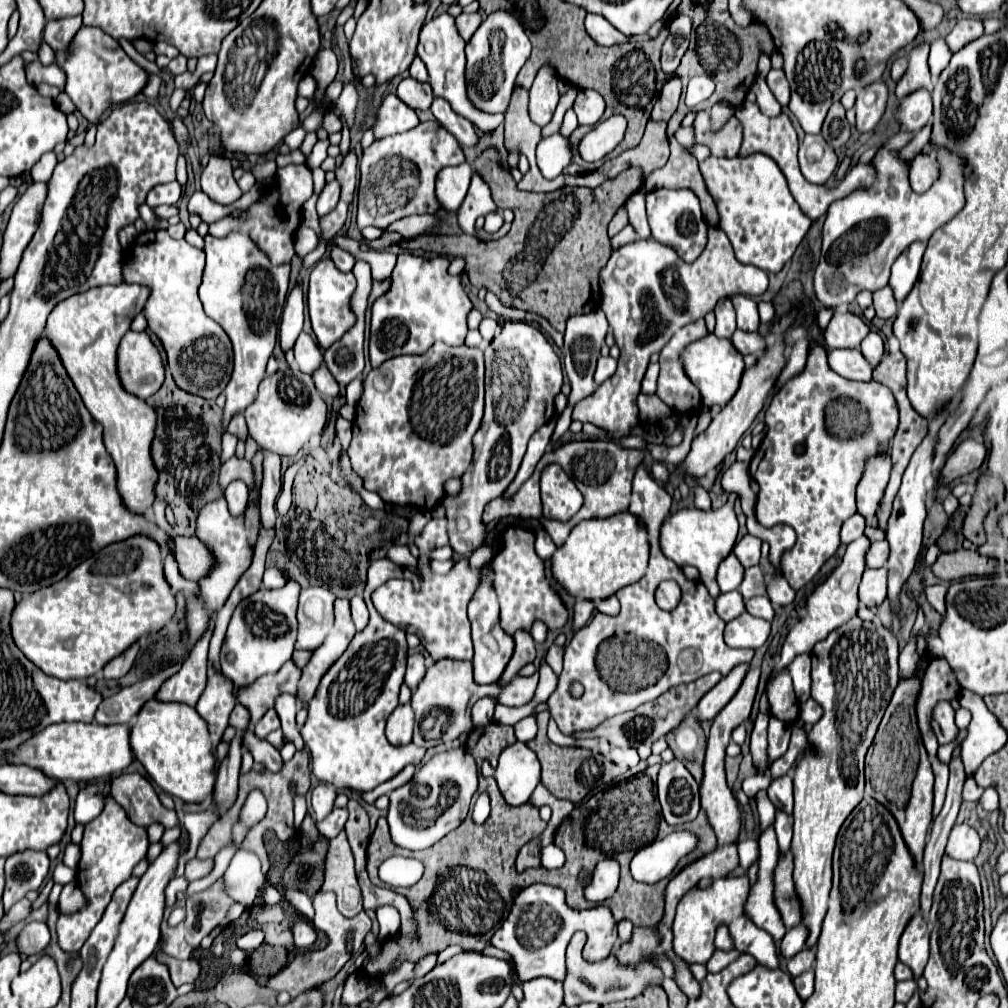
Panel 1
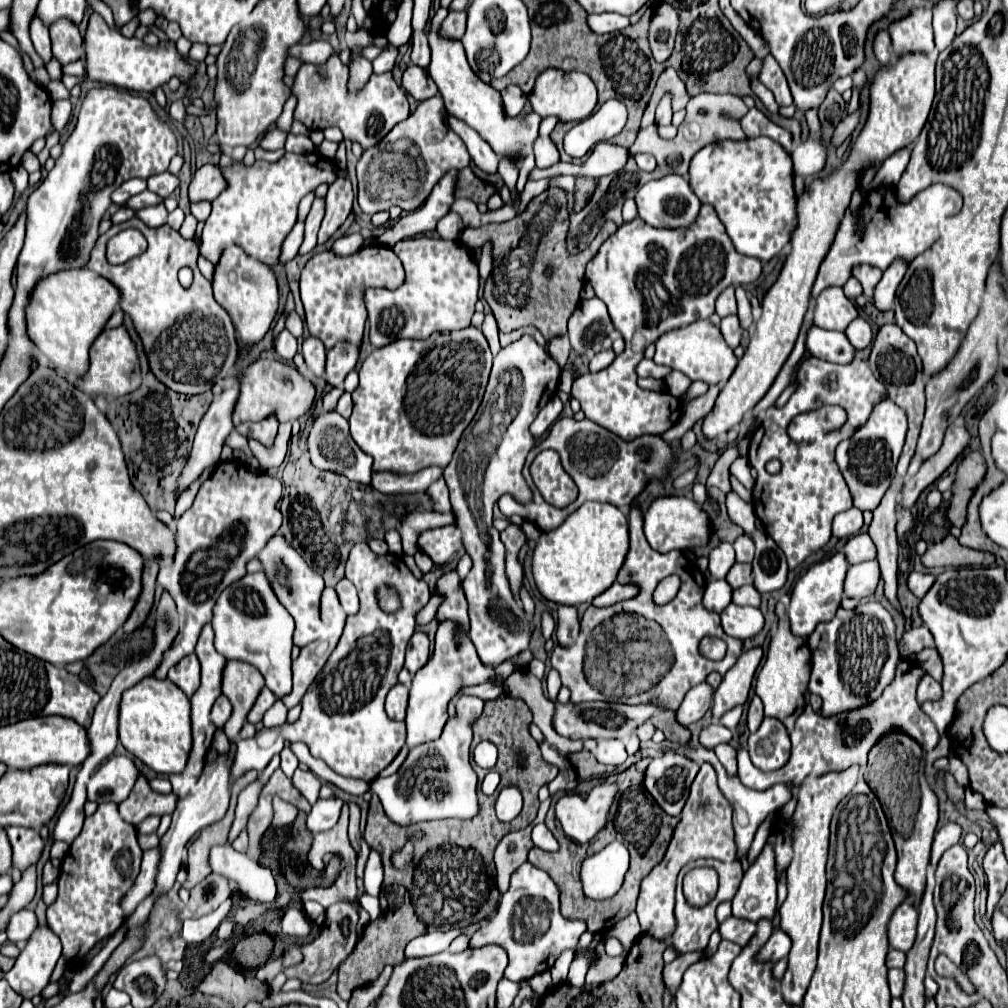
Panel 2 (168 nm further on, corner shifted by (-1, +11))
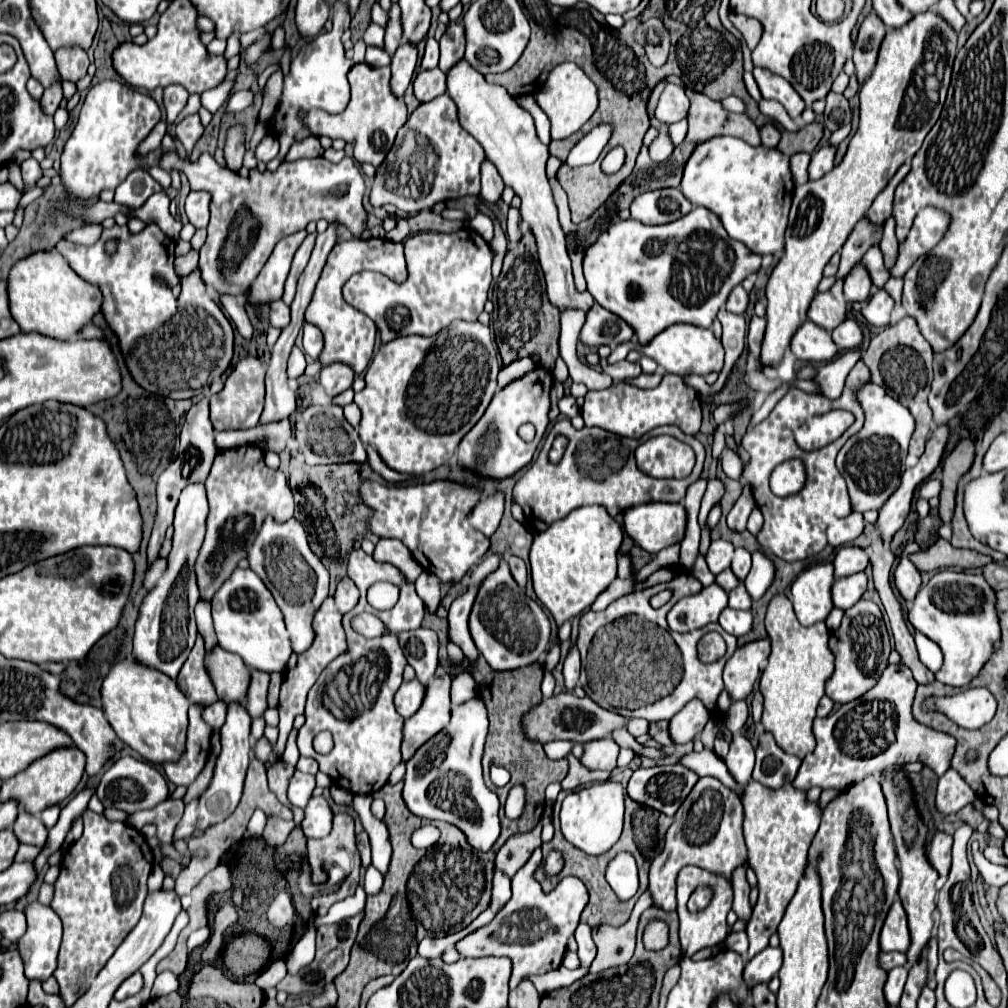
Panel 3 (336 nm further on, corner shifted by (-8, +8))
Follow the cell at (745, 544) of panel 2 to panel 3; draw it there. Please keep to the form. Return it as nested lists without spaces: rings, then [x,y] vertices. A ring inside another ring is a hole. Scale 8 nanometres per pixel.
[[[744,547],[736,549],[736,555],[732,559],[732,571],[736,573],[736,577],[740,577],[740,581],[746,579],[748,571],[750,571],[750,551]]]

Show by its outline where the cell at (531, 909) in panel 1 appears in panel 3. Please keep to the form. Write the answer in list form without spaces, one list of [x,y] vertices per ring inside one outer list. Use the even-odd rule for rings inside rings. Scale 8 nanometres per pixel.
[[[536,849],[528,863],[514,875],[512,899],[494,917],[494,921],[456,943],[456,949],[462,957],[510,957],[514,965],[510,989],[514,989],[522,979],[530,975],[542,975],[552,969],[558,969],[562,965],[562,955],[566,951],[568,937],[570,933],[574,935],[578,925],[578,917],[574,911],[570,911],[570,907],[566,909],[566,913],[562,913],[562,897],[566,883],[560,883],[554,891],[544,893],[540,883],[534,879],[534,871],[538,869],[538,865],[542,865],[540,849]]]

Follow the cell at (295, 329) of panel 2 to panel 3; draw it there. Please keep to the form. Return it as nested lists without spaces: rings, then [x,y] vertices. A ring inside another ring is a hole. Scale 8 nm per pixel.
[[[282,299],[270,303],[270,317],[268,317],[268,321],[270,321],[272,327],[278,327],[278,329],[288,327],[288,323],[290,323],[290,307]]]

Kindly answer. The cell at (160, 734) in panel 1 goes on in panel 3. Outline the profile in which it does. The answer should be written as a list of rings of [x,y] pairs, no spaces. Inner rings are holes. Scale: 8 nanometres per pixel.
[[[134,659],[120,661],[120,665],[114,665],[112,673],[104,679],[102,705],[118,739],[140,753],[146,761],[164,765],[178,761],[186,751],[190,701],[168,675],[138,665]]]

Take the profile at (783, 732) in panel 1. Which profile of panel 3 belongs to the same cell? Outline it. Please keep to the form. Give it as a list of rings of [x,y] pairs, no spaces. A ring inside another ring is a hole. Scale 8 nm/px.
[[[764,731],[758,739],[756,749],[756,767],[754,767],[754,781],[778,789],[784,783],[790,783],[796,777],[800,767],[800,759],[784,753],[784,749],[776,743],[774,735]]]

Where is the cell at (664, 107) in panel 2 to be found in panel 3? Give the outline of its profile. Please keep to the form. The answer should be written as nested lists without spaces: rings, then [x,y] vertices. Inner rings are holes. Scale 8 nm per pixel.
[[[668,83],[664,93],[660,95],[660,101],[656,107],[656,119],[664,121],[664,123],[676,123],[686,117],[688,107],[690,107],[690,103],[688,103],[684,87]]]

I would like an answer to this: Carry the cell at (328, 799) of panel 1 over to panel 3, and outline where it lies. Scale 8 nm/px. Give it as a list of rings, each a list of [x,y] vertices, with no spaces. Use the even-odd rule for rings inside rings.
[[[296,771],[294,777],[290,779],[290,787],[288,787],[288,799],[292,805],[296,807],[306,807],[308,801],[312,799],[312,791],[316,789],[316,779],[314,775],[306,775]]]

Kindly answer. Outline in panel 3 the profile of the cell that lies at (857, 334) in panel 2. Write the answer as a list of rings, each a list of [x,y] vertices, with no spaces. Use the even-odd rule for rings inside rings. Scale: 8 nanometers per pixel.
[[[848,319],[844,323],[840,323],[834,331],[832,331],[832,339],[836,341],[836,345],[842,349],[842,351],[852,351],[852,349],[858,349],[864,341],[864,333],[862,333],[862,327],[858,325],[856,319]]]

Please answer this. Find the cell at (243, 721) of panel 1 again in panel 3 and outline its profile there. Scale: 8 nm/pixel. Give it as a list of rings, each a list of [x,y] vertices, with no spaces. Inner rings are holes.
[[[218,699],[216,703],[212,703],[212,705],[208,705],[208,707],[204,709],[202,717],[204,717],[204,721],[206,721],[210,727],[220,729],[220,727],[224,725],[224,721],[226,721],[226,713],[228,713],[228,703],[224,703],[224,701]]]

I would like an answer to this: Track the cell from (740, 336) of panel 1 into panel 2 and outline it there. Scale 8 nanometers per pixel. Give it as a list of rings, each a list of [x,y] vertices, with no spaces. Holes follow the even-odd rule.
[[[725,316],[721,320],[721,334],[725,338],[725,342],[731,346],[731,348],[737,348],[739,342],[741,342],[741,334],[739,334],[739,320],[737,316]]]

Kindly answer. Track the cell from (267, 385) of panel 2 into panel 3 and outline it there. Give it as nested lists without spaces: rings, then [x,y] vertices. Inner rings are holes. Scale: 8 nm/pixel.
[[[244,357],[230,377],[226,379],[224,389],[218,395],[210,397],[210,417],[218,431],[224,429],[250,429],[258,425],[258,419],[264,409],[264,377],[266,367],[256,357]]]

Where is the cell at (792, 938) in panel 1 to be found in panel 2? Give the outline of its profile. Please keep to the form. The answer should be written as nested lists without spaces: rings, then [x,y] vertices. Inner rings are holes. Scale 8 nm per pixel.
[[[775,930],[771,934],[771,938],[767,940],[767,944],[759,950],[755,960],[759,960],[759,962],[777,962],[777,960],[785,958],[785,954],[789,954],[789,950],[791,950],[791,938],[785,936],[781,930]]]

